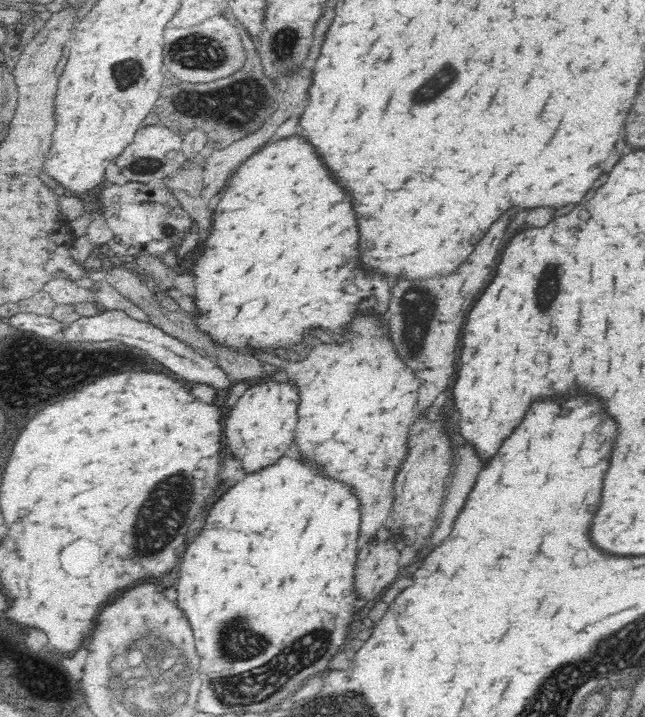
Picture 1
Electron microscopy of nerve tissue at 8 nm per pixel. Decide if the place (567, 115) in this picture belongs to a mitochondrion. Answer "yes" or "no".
no

